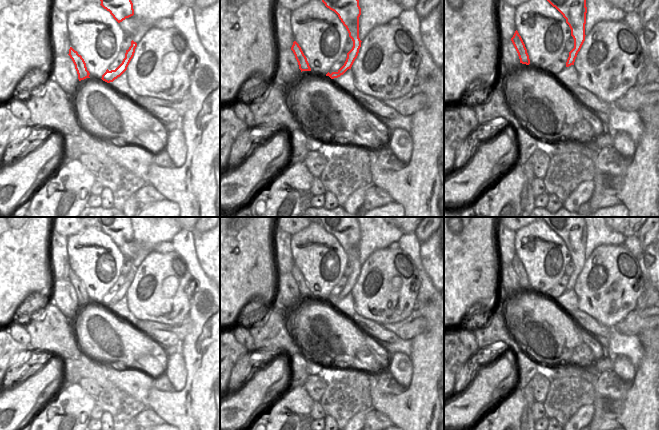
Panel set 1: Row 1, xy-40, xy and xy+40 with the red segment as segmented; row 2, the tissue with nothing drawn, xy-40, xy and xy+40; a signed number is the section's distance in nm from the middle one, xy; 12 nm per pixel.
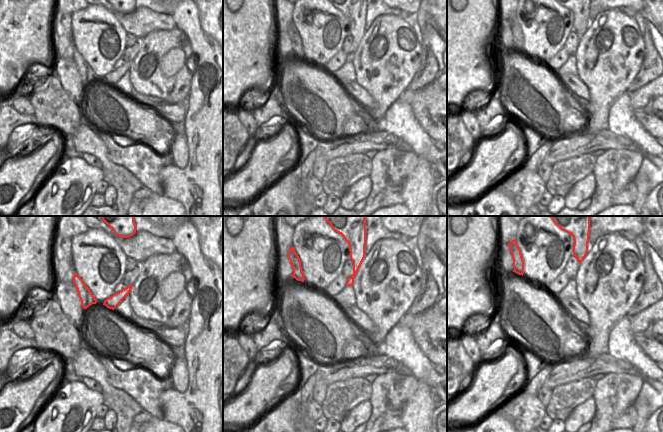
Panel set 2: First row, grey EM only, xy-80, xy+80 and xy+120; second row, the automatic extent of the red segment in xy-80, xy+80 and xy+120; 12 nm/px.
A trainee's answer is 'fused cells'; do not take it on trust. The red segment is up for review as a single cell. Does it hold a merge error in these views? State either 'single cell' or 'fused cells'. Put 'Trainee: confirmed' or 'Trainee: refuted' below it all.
fused cells
Trainee: confirmed

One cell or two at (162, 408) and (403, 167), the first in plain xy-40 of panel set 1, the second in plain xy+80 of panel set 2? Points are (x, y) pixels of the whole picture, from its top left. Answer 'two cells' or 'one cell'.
two cells

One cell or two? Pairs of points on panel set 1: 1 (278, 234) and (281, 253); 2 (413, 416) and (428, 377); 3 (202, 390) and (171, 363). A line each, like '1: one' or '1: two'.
1: one
2: one
3: two

